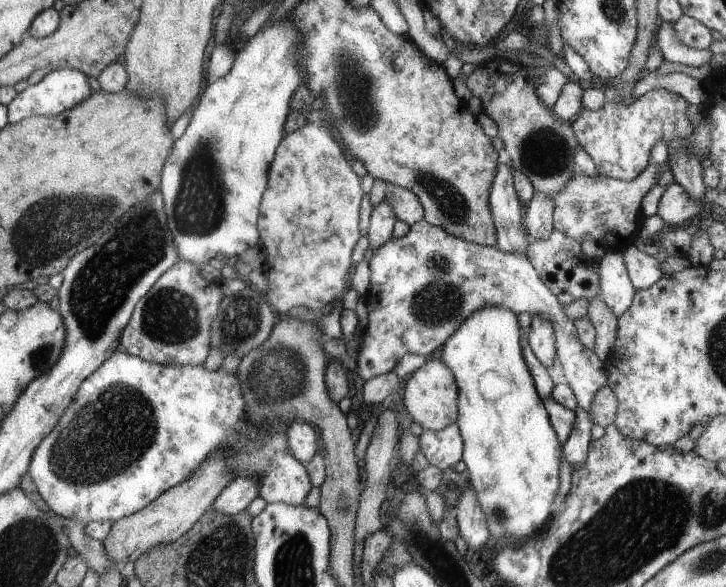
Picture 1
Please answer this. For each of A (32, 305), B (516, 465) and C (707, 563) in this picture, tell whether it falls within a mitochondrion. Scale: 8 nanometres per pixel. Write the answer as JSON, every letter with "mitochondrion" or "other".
{"A":"other","B":"other","C":"mitochondrion"}

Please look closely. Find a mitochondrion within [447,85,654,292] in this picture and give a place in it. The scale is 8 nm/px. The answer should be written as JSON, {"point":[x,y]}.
{"point":[546,153]}

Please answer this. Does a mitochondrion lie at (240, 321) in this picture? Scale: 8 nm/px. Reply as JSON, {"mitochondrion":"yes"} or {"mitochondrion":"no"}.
{"mitochondrion":"yes"}

